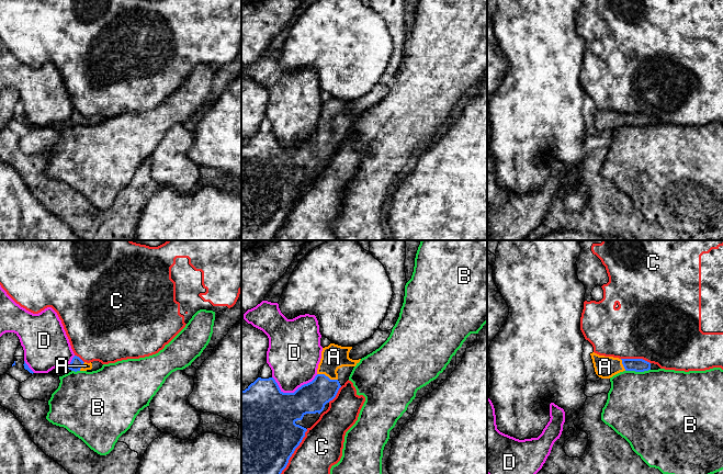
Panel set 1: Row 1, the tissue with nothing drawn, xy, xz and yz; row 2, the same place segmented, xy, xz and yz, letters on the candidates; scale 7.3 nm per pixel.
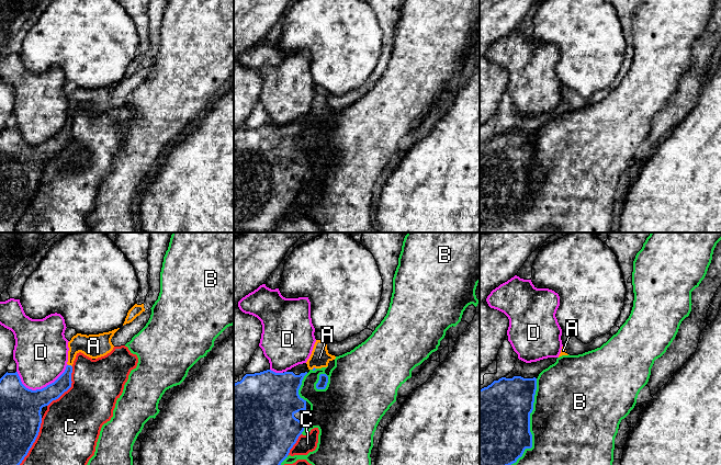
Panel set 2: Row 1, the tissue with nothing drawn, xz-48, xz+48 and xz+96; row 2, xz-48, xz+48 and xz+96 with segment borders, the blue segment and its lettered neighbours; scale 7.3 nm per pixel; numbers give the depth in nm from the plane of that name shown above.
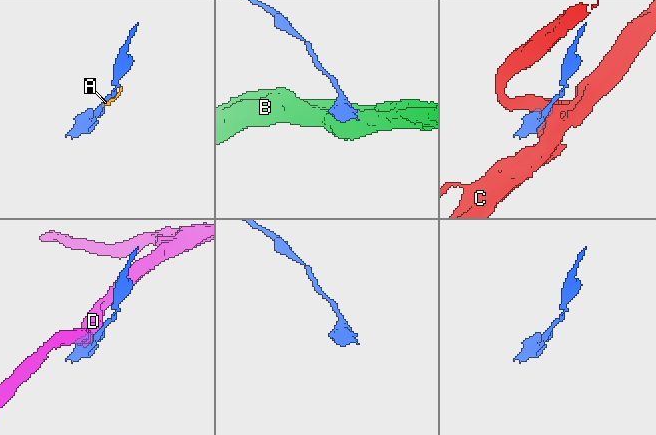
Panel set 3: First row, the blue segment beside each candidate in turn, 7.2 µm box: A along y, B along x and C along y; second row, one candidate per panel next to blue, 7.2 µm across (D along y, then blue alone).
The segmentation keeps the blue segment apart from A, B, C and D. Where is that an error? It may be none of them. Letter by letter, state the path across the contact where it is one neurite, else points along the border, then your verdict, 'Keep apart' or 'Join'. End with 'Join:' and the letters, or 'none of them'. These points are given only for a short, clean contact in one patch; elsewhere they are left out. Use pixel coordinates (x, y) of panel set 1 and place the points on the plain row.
A: Path across: xz (309, 153), (326, 136), (327, 131), (327, 122), (334, 111). Join
B: Keep apart
C: Keep apart
D: Keep apart
Join: A

